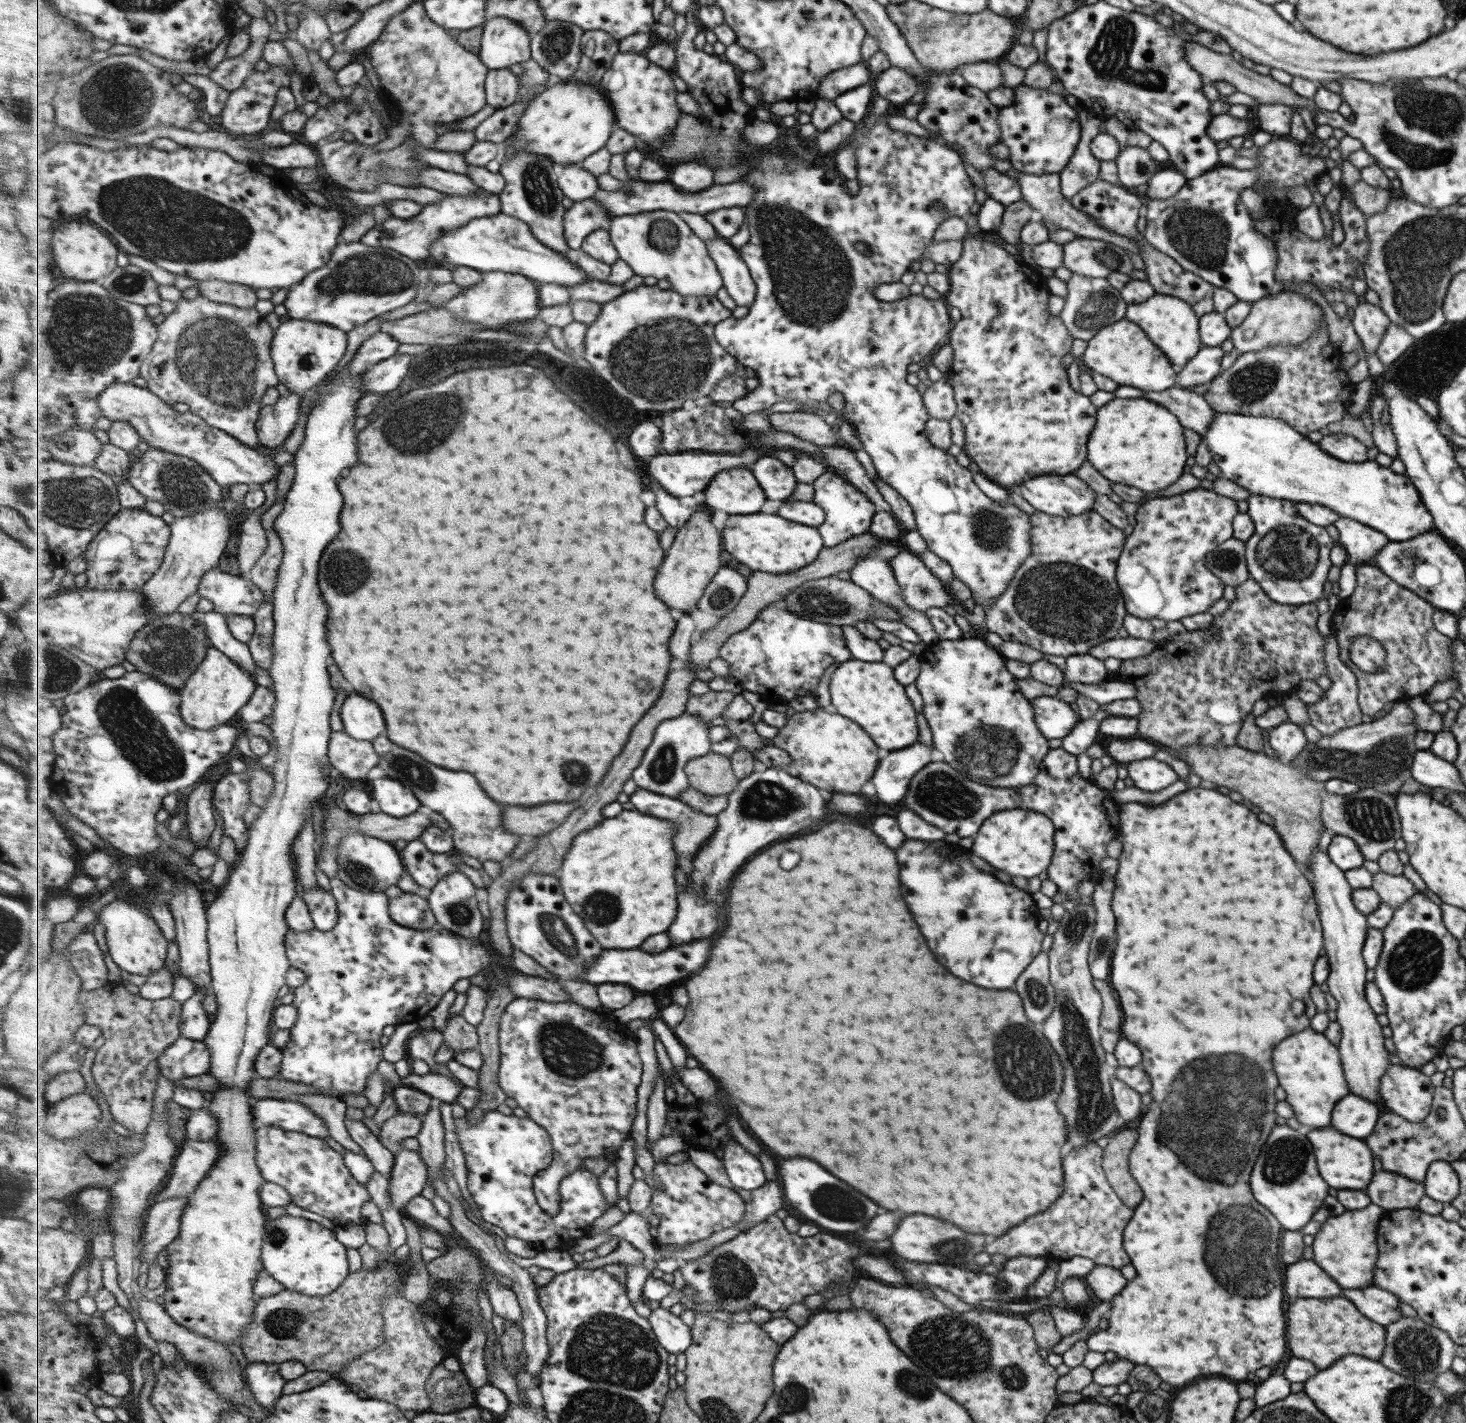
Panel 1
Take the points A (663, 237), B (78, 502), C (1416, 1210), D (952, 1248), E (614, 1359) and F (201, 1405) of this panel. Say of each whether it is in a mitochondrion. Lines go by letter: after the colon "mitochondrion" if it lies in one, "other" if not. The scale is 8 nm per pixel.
A: mitochondrion
B: mitochondrion
C: other
D: mitochondrion
E: mitochondrion
F: other

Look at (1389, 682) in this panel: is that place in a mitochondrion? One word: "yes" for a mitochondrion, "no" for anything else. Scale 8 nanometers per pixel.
no

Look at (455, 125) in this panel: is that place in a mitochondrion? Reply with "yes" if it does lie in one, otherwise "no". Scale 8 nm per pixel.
no

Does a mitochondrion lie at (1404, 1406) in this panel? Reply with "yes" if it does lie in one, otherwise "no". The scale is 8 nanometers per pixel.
yes

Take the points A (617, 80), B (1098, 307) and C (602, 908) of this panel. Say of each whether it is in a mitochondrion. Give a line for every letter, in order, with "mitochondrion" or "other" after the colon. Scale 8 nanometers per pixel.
A: other
B: mitochondrion
C: mitochondrion

